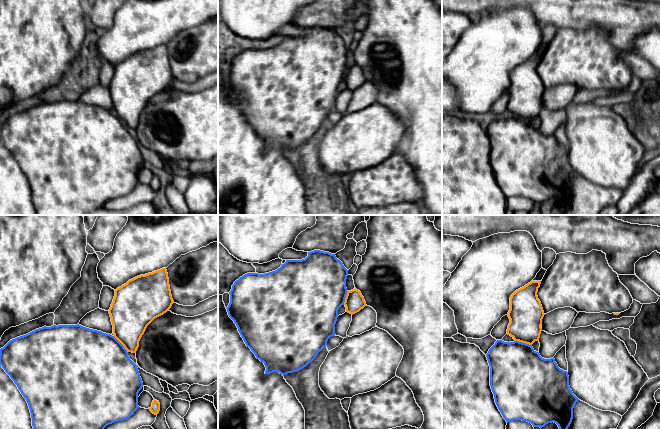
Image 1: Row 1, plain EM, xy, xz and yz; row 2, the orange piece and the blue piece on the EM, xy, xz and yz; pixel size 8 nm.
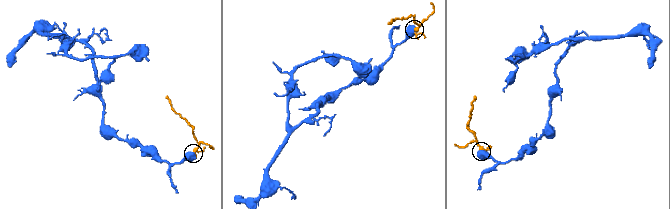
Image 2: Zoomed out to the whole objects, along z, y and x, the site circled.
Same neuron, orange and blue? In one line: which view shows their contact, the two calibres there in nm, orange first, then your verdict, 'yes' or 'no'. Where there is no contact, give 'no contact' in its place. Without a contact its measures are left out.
meets orange in yz; 280 nm thick on the orange side, 440 nm on the other; no

